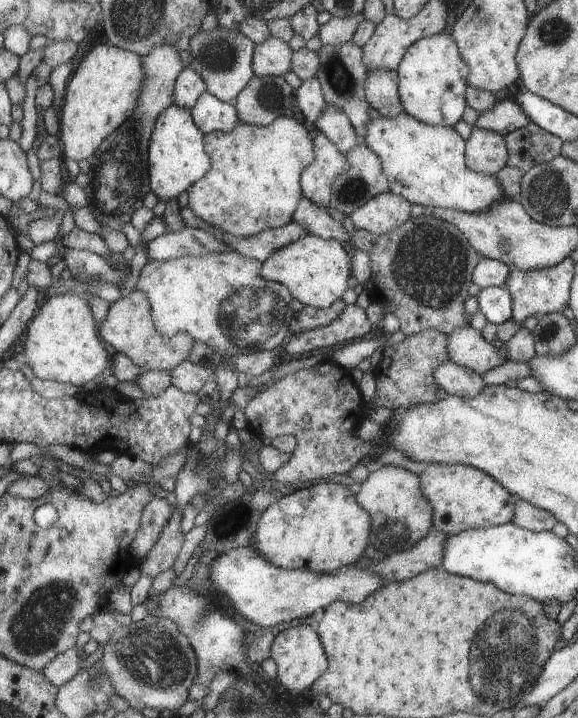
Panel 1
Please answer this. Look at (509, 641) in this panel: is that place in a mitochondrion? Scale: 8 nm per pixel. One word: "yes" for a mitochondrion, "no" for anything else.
yes

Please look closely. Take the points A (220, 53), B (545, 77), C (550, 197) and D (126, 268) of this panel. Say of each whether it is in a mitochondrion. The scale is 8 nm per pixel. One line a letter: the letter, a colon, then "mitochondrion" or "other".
A: mitochondrion
B: other
C: mitochondrion
D: other

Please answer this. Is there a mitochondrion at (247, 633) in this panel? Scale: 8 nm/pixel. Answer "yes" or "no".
no

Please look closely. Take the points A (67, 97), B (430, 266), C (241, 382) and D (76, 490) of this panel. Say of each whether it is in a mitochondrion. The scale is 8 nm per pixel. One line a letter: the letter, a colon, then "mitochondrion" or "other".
A: other
B: mitochondrion
C: other
D: other

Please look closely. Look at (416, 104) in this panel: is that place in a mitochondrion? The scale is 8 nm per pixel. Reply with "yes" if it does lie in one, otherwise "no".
no

